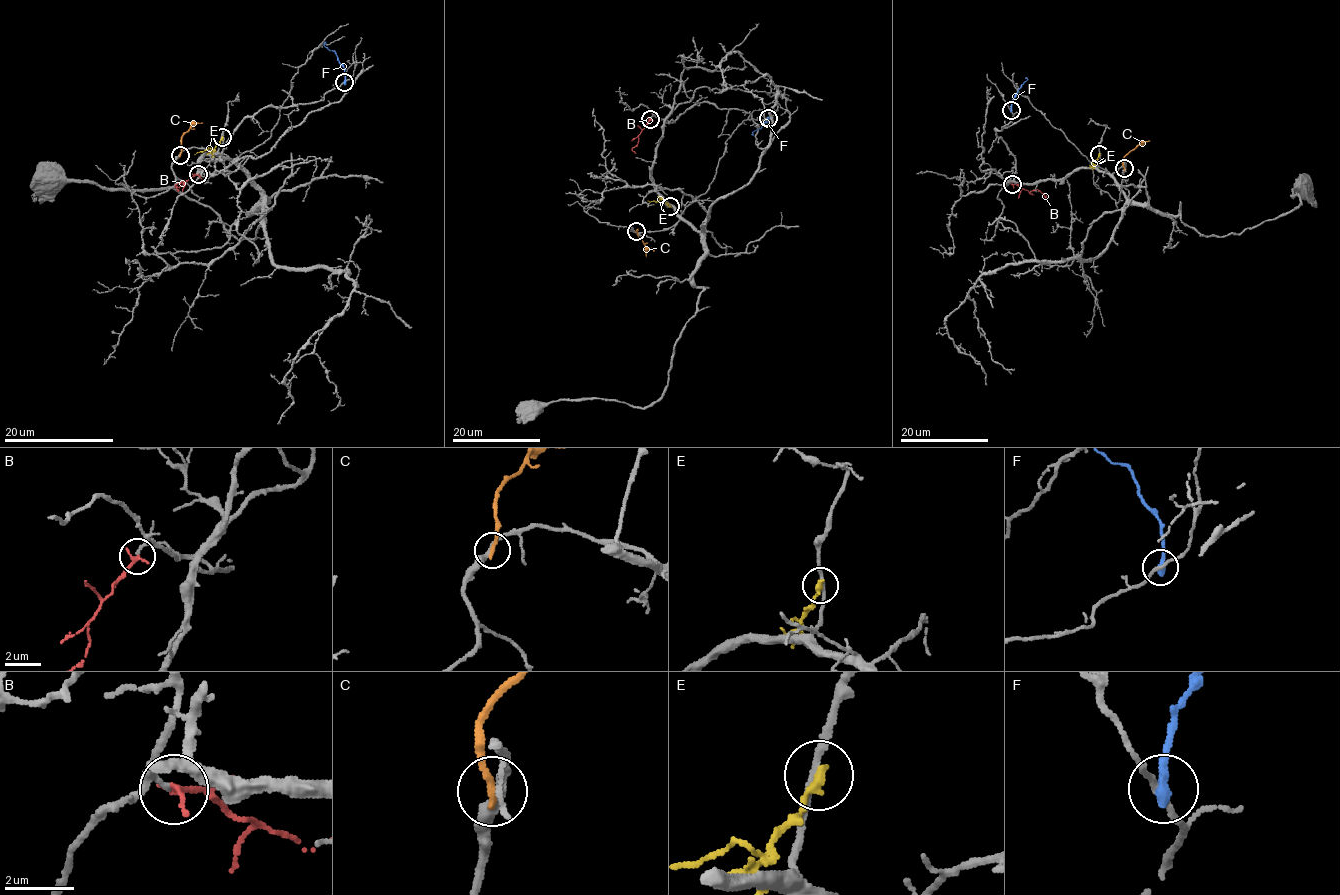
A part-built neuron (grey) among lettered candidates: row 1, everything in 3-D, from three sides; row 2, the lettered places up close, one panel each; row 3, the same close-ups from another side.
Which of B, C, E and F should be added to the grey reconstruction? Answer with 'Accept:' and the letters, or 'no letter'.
Accept: B

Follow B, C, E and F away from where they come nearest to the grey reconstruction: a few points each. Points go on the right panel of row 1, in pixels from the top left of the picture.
B: (1012, 184), (1028, 192), (1038, 190), (1045, 198)
C: (1124, 168), (1123, 158), (1150, 140)
E: (1099, 155), (1092, 163), (1093, 168)
F: (1011, 109), (1012, 99), (1027, 80), (1025, 77)

